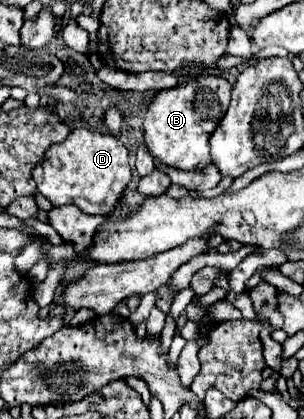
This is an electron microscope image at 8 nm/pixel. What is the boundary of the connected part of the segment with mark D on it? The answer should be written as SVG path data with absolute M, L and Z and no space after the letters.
M76 128L68 134L68 138L60 144L54 144L54 148L50 148L42 160L42 164L38 164L32 170L32 178L38 184L38 192L42 196L46 196L54 206L62 206L62 204L74 204L78 206L82 212L86 214L100 214L100 216L110 216L124 192L124 188L128 186L130 178L132 178L132 170L128 164L128 150L126 146L112 134L100 134L96 130L86 130L86 128Z

